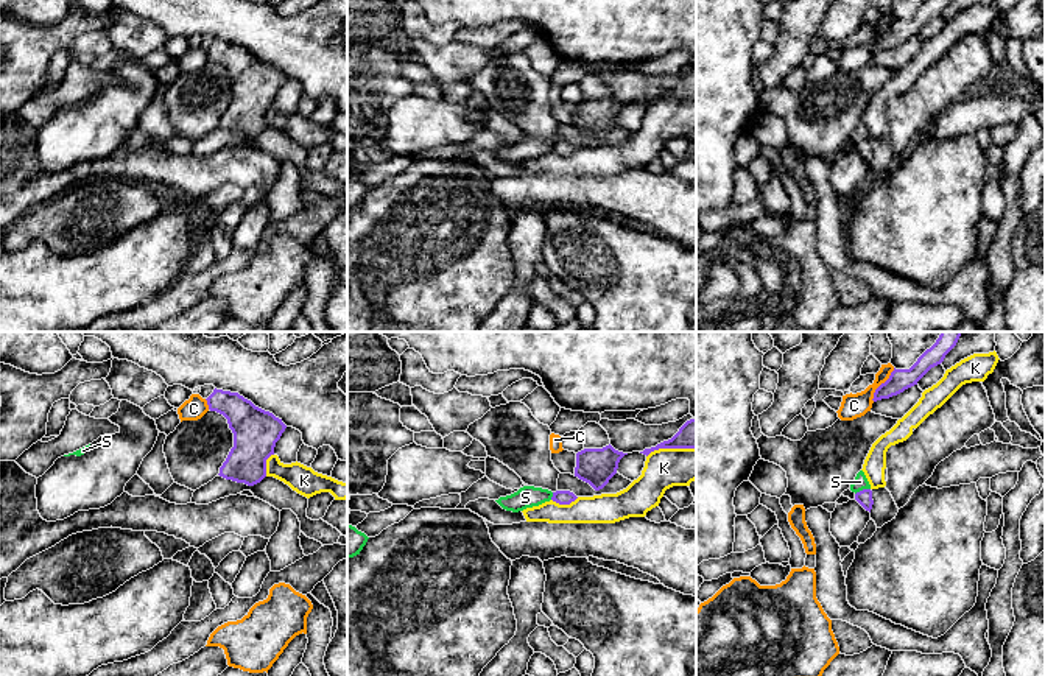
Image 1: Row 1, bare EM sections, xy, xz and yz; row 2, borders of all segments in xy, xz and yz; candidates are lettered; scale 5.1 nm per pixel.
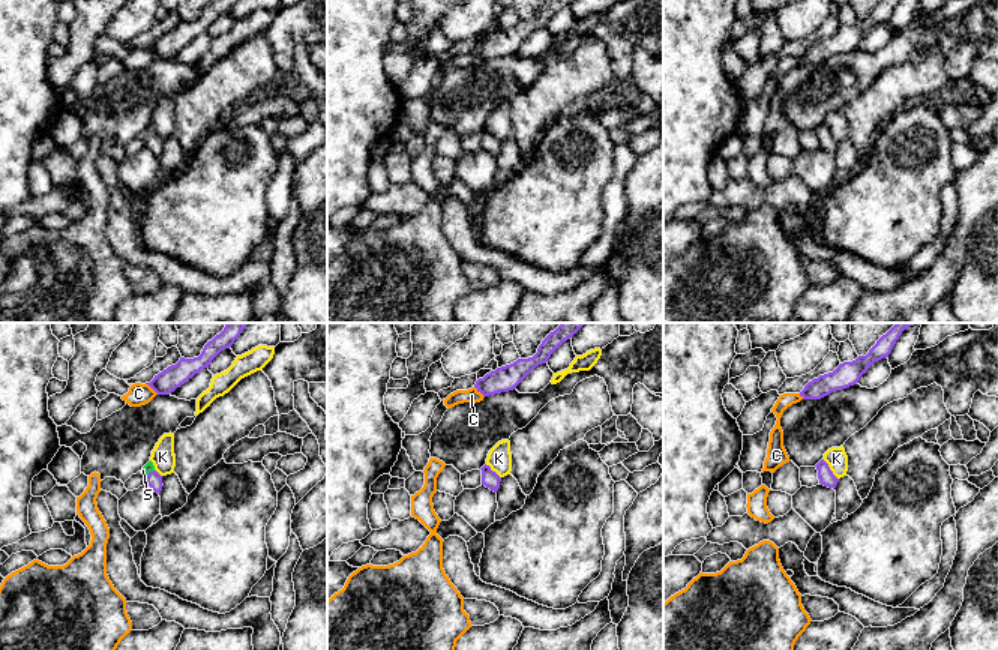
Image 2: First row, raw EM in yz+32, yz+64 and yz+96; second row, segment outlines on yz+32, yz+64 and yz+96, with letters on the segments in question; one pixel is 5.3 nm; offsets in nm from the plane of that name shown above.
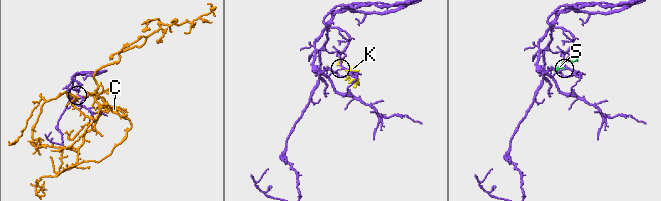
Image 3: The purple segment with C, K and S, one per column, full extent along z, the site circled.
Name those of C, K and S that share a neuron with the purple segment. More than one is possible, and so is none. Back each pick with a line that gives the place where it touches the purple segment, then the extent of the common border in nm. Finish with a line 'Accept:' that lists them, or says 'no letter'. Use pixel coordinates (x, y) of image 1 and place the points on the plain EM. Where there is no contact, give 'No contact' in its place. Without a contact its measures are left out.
Accept: no letter

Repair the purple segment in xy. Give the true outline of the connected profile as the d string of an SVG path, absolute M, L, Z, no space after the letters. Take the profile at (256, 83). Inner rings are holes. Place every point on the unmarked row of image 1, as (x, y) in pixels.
M213 40L209 61L223 65L234 84L234 98L220 118L220 128L254 137L266 128L266 111L287 76L238 44Z

